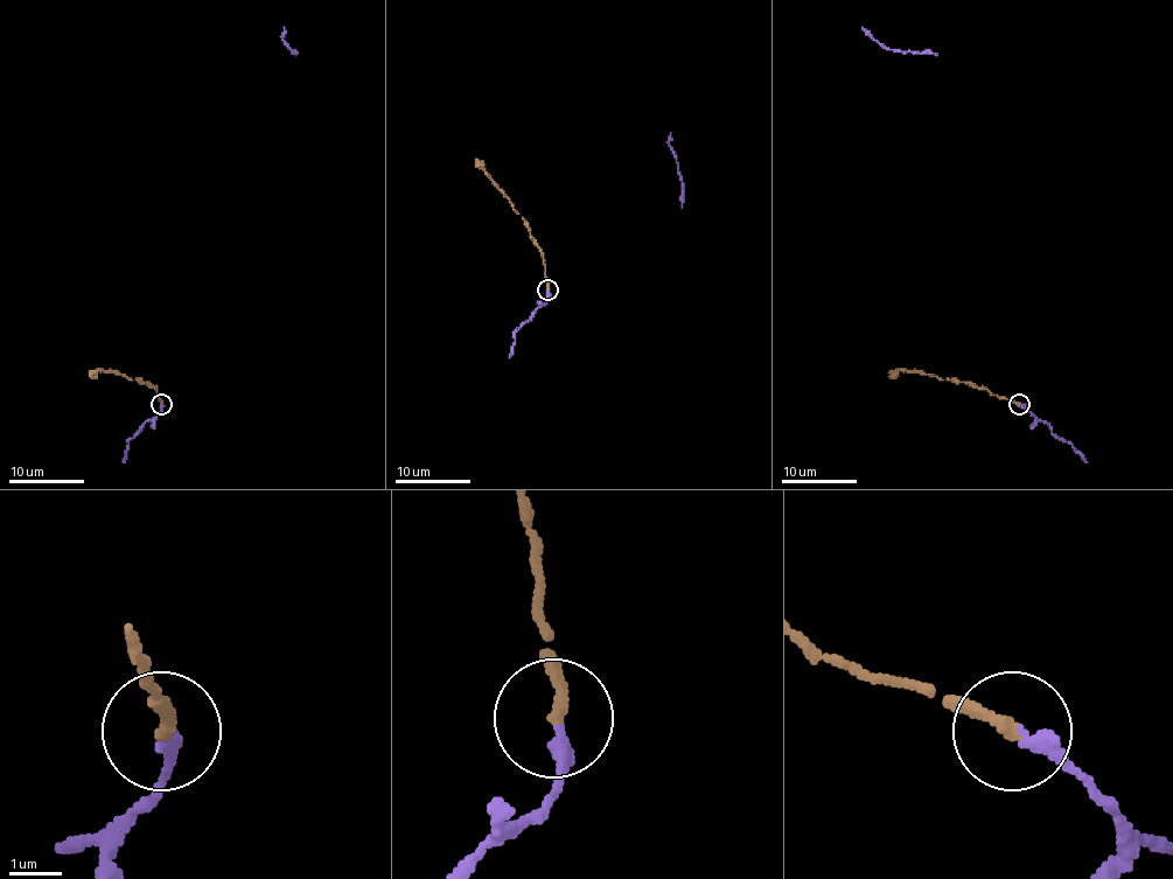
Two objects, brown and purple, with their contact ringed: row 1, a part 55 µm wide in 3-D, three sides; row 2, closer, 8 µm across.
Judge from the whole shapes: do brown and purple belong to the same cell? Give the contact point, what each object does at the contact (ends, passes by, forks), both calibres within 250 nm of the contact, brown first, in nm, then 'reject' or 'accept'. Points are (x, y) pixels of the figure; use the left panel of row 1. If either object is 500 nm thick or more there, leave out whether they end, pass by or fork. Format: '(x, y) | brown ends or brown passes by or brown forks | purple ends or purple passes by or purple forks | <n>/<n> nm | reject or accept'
(161, 404) | brown ends | purple ends | 260/280 nm | accept

